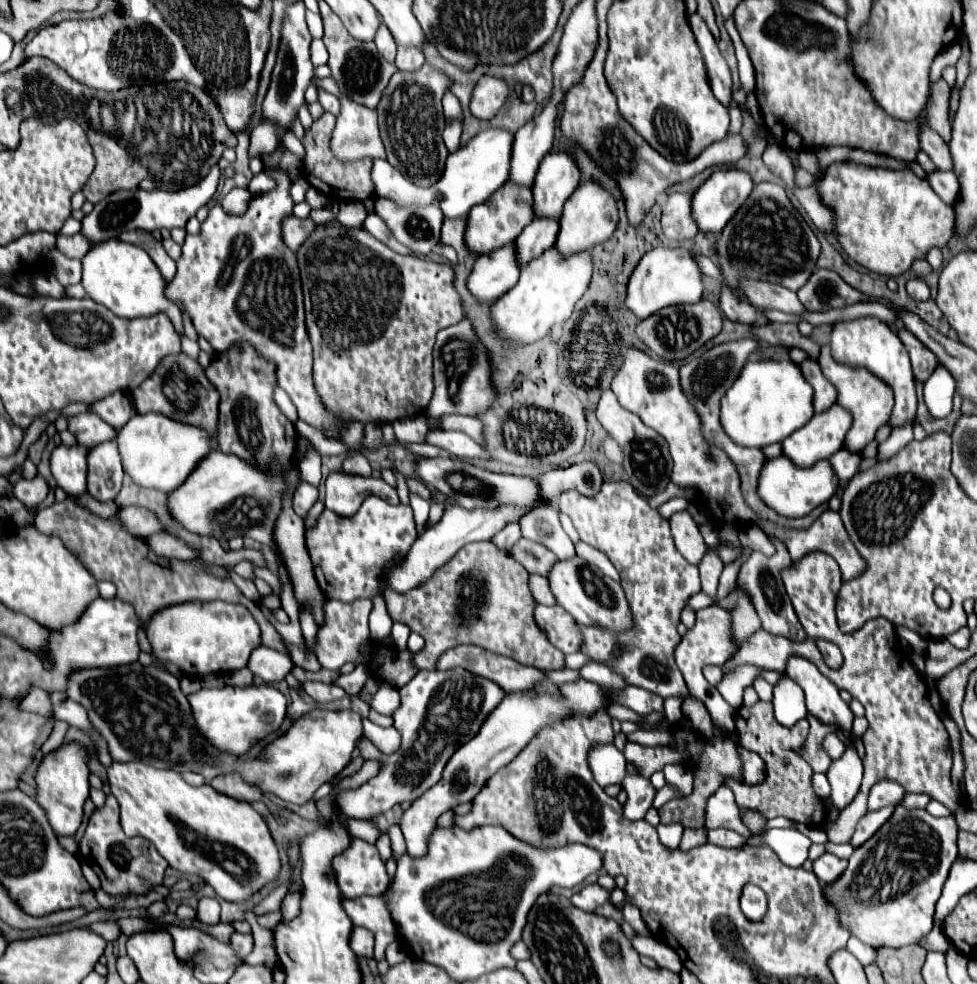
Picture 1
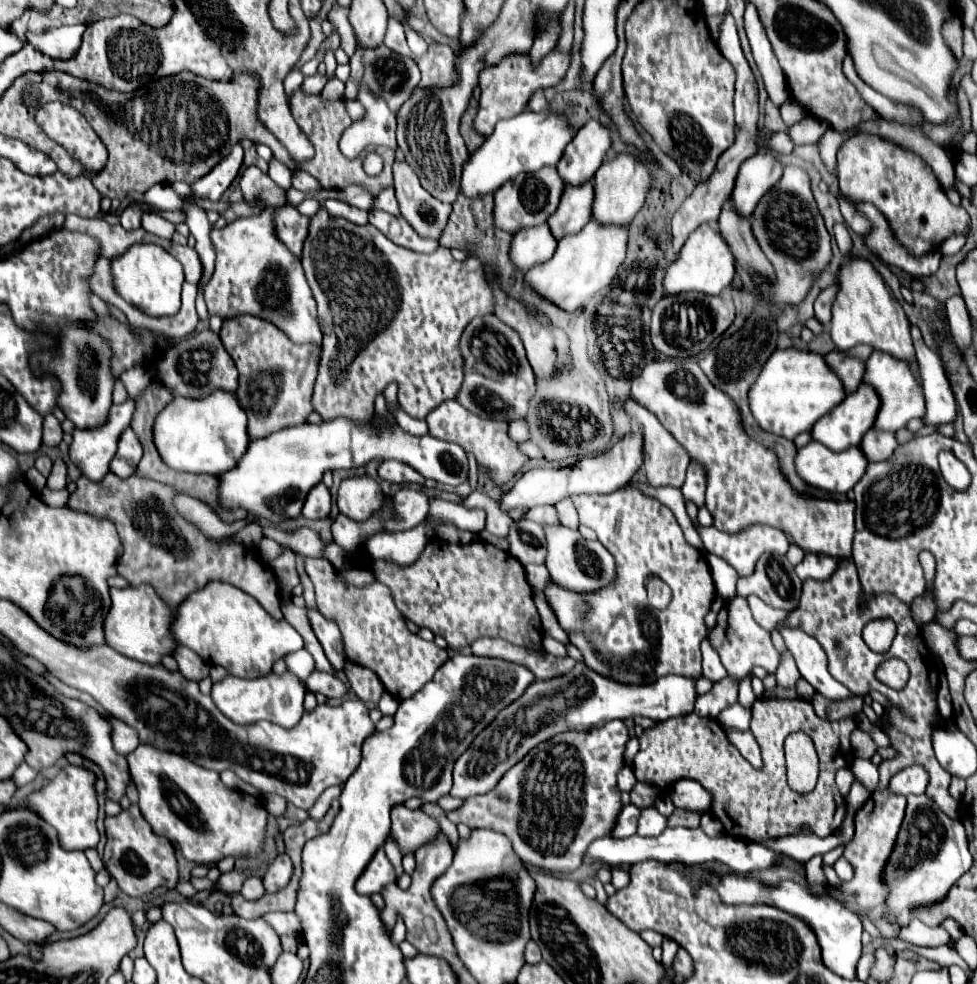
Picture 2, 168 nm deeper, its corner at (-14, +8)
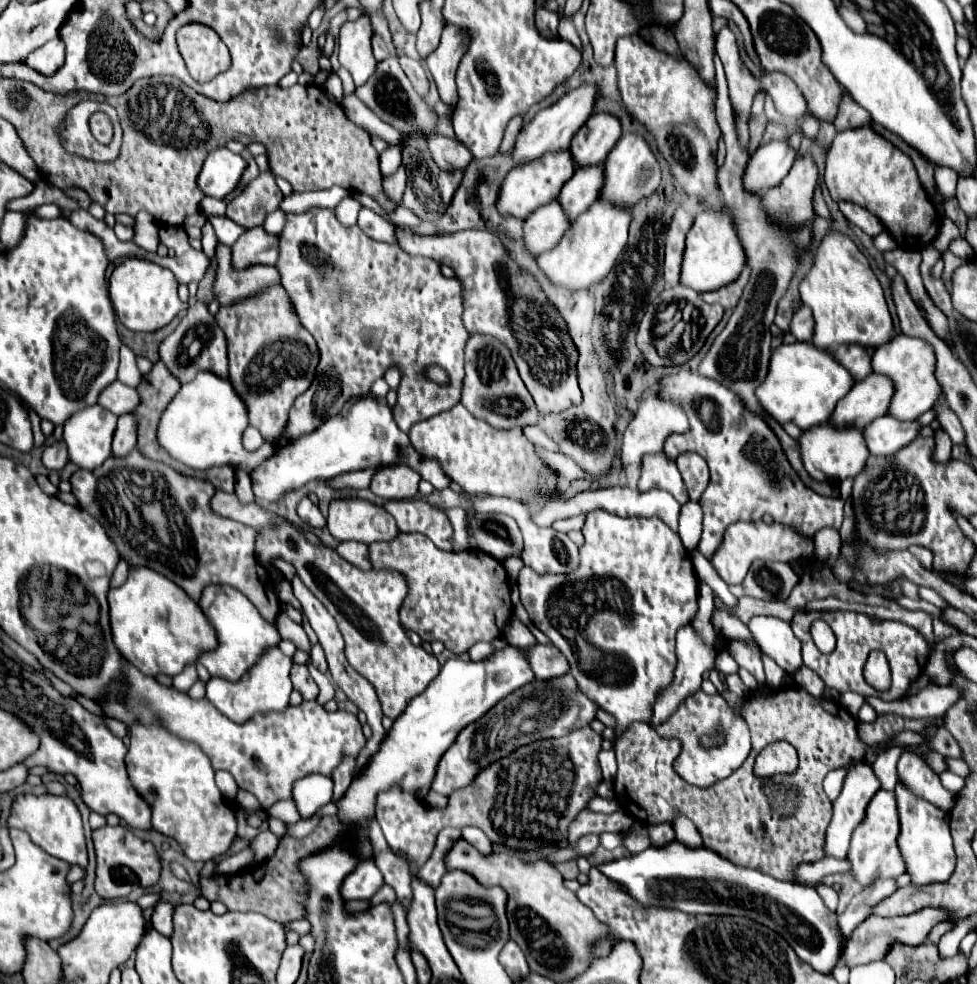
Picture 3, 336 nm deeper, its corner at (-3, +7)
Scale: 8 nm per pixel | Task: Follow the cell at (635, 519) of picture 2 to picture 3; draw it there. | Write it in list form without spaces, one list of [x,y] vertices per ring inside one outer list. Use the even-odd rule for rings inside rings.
[[[593,510],[587,514],[583,536],[585,544],[579,548],[581,560],[573,572],[567,576],[535,574],[535,570],[523,566],[517,586],[531,622],[553,646],[563,650],[579,690],[615,718],[615,738],[619,738],[631,722],[647,722],[651,718],[655,694],[671,684],[677,666],[675,634],[697,612],[697,576],[679,536],[659,518],[619,518],[605,510]]]

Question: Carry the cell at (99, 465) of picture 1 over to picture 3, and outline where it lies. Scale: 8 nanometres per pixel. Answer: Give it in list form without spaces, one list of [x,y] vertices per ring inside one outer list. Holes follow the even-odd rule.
[[[135,414],[119,416],[119,424],[113,438],[113,456],[127,456],[137,444],[137,418]]]

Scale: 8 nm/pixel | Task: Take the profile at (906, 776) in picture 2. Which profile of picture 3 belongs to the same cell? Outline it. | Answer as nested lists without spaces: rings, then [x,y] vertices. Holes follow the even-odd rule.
[[[905,750],[897,762],[899,780],[917,796],[923,796],[931,804],[949,812],[955,806],[955,796],[943,788],[939,774],[935,774],[927,762],[925,754],[919,750]]]

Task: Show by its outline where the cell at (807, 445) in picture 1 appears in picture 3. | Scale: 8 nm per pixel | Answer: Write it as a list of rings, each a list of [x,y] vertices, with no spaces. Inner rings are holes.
[[[869,374],[865,380],[857,382],[845,398],[839,400],[829,422],[839,428],[867,426],[875,418],[887,414],[893,392],[895,386],[891,378],[885,378],[883,374]]]

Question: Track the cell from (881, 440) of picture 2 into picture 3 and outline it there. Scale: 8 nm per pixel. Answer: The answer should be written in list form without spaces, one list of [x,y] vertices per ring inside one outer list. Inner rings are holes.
[[[885,414],[865,428],[865,440],[871,454],[887,456],[911,444],[919,436],[919,430],[921,430],[921,424],[917,420],[903,422],[903,420],[897,420],[895,416]]]

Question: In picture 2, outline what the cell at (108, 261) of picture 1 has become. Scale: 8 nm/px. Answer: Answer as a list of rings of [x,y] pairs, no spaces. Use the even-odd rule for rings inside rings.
[[[136,243],[126,253],[110,261],[110,273],[114,291],[146,315],[164,317],[178,313],[180,291],[184,283],[182,263],[176,257],[170,257],[170,253],[166,253],[162,247],[154,243]]]

